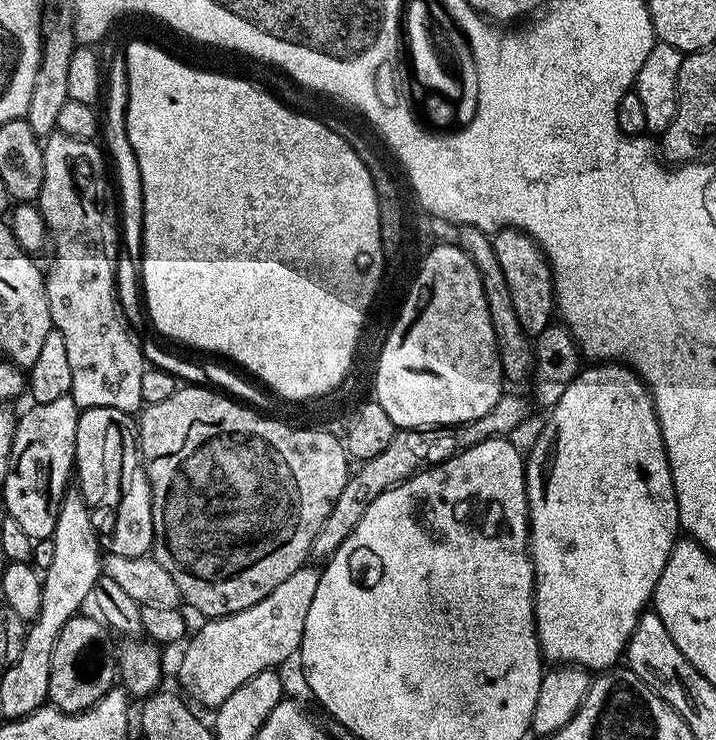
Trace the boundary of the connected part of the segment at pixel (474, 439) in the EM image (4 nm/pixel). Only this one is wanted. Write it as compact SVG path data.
M501 395L500 401L489 412L482 414L482 418L471 420L468 424L398 430L394 434L390 446L386 446L386 450L382 450L382 454L363 461L357 467L360 469L357 472L355 469L349 475L346 486L342 486L342 494L338 494L338 502L334 502L330 514L326 514L326 522L322 522L322 530L318 530L318 534L314 538L311 559L313 561L320 560L316 562L324 562L332 557L338 550L338 546L342 546L342 542L346 542L346 538L350 538L354 526L358 526L358 522L362 522L362 514L366 514L366 506L370 506L370 502L374 502L374 498L378 498L378 494L390 490L404 480L409 480L417 472L423 472L424 469L431 468L434 464L446 462L451 456L457 456L465 448L478 446L487 440L511 437L513 435L511 432L523 422L528 408L524 405L522 397L508 395Z

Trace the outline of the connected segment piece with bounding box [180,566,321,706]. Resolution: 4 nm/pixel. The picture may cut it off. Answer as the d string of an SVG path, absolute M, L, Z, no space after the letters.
M316 566L294 570L294 574L290 574L290 578L282 582L282 586L270 590L270 594L262 598L262 602L246 610L238 610L238 614L205 619L204 625L196 633L191 633L187 641L188 649L180 660L180 680L185 688L183 691L193 692L202 703L215 706L226 702L226 698L230 698L230 694L234 694L234 690L238 690L242 682L250 682L254 674L279 669L279 664L286 663L291 656L293 659L299 653L302 634L306 630L306 614L310 614L310 605L314 603L314 594L320 581L321 569L312 567Z

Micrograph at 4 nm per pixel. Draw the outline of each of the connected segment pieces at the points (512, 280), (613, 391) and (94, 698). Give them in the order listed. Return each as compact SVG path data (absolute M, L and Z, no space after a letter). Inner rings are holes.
M501 228L491 237L491 241L494 254L498 254L498 262L502 265L502 274L506 274L518 322L522 322L522 330L526 330L529 337L534 338L554 320L556 285L552 283L552 267L548 265L548 258L539 244L519 228Z
M600 362L588 367L578 373L570 386L566 386L566 394L562 394L562 398L558 398L556 405L547 413L548 421L540 437L533 442L532 453L527 453L524 473L528 495L528 538L532 568L536 572L536 637L543 659L556 666L578 664L589 670L607 670L621 663L628 647L628 639L634 634L640 615L653 599L658 578L662 578L662 570L682 529L666 446L656 417L656 407L652 404L647 386L631 368L619 362Z
M84 615L71 616L62 626L62 634L58 634L58 642L54 642L54 654L50 658L48 698L51 707L60 708L63 712L84 712L87 708L93 708L118 680L118 644L112 641L114 639L112 629L103 619L95 615L94 617Z

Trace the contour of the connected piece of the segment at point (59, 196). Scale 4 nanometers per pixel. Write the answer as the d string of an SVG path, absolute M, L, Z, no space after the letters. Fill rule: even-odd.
M55 131L51 136L43 141L44 146L44 173L42 174L42 190L38 207L44 215L44 221L48 227L50 237L50 253L52 252L52 269L47 269L46 283L48 286L48 305L50 306L50 318L52 327L58 334L62 334L62 339L66 342L66 359L70 361L70 378L72 379L72 391L70 393L72 401L76 407L83 410L90 407L114 407L115 410L136 414L141 411L144 399L142 398L142 374L146 367L144 349L141 341L136 341L132 337L129 321L126 319L124 310L120 306L118 293L116 290L116 262L118 251L122 244L122 232L118 227L118 200L114 195L114 184L108 181L110 168L104 165L104 156L100 153L99 143L90 140L79 140L70 138L66 134Z

